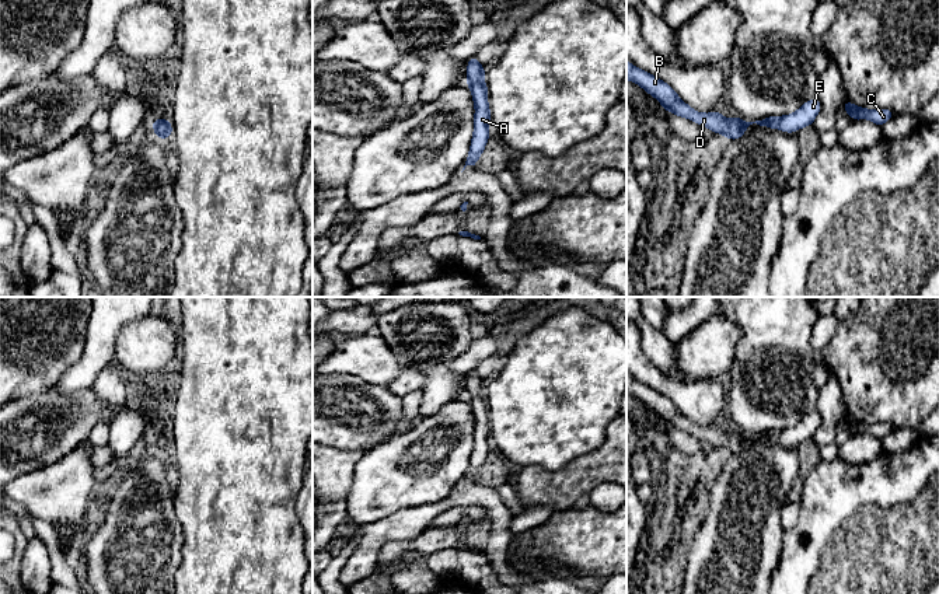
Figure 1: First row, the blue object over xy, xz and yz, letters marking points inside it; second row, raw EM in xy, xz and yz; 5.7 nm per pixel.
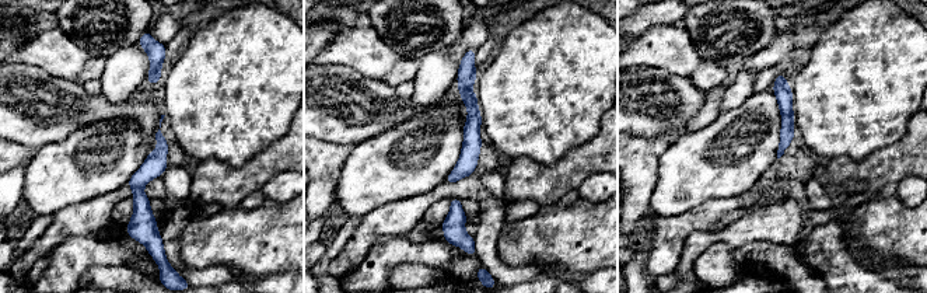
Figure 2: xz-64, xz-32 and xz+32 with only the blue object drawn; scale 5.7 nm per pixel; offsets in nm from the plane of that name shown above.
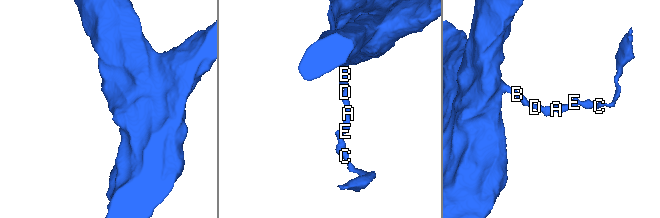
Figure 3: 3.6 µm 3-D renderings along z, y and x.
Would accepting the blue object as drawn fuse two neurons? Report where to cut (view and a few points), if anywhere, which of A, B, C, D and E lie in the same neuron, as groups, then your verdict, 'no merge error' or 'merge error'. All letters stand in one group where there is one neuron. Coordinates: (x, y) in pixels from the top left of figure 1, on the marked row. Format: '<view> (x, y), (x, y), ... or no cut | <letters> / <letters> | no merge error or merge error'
no cut | A B C D E | no merge error

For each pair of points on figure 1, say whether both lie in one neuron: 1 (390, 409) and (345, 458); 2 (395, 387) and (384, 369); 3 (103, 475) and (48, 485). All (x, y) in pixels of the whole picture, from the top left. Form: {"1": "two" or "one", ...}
{"1": "two", "2": "two", "3": "two"}

